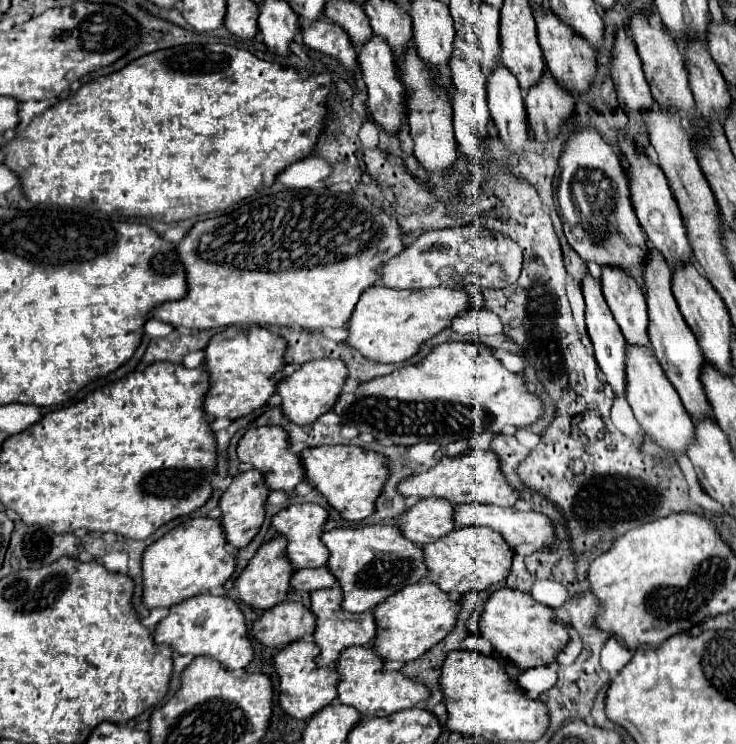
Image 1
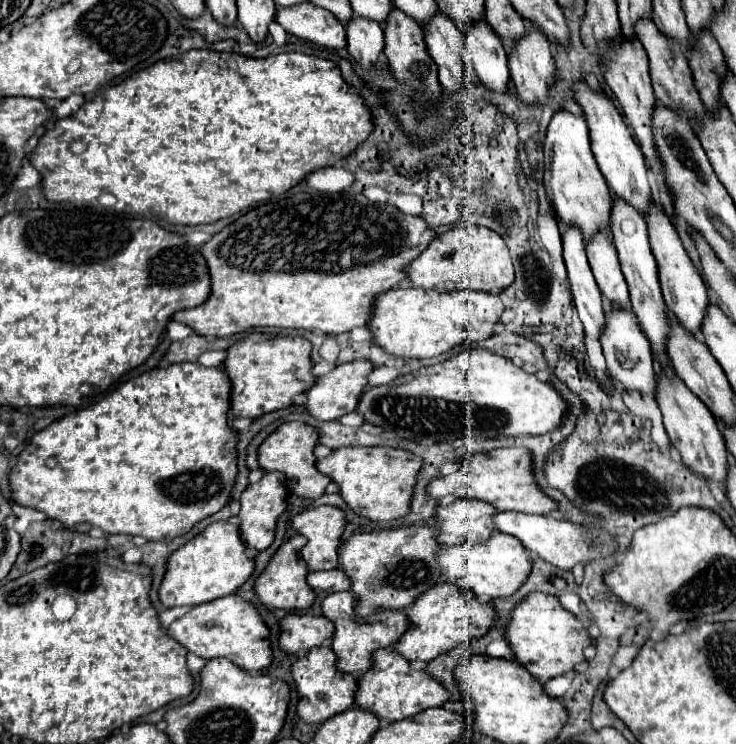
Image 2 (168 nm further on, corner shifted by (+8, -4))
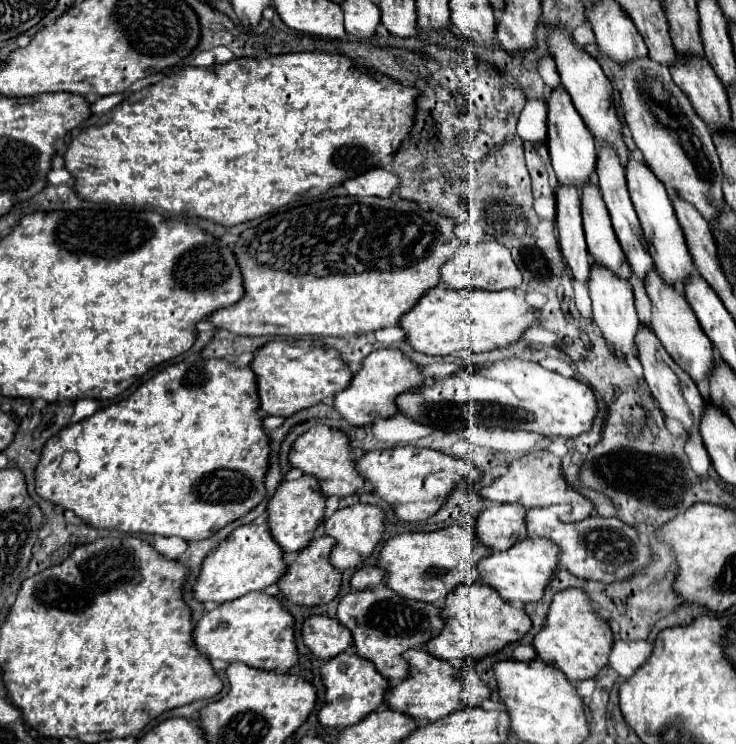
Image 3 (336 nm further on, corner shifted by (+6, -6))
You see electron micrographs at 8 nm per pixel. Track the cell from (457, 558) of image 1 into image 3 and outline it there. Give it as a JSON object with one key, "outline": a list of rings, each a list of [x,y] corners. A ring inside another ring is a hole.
{"outline":[[[524,539],[504,553],[492,553],[480,563],[480,581],[490,583],[498,593],[516,607],[530,601],[540,601],[544,589],[550,585],[554,571],[560,565],[560,547],[548,539]]]}

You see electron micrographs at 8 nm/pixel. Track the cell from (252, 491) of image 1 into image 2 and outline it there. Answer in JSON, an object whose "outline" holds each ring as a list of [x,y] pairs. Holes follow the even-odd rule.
{"outline":[[[264,473],[264,477],[258,483],[250,483],[242,491],[240,511],[236,517],[240,519],[240,531],[242,531],[240,537],[248,549],[262,551],[272,543],[276,519],[286,509],[286,493],[288,493],[286,485],[282,483],[282,475],[278,475],[278,473]]]}

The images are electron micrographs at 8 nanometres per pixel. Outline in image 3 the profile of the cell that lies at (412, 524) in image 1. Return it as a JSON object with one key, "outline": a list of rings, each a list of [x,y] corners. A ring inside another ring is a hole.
{"outline":[[[492,505],[484,509],[476,519],[478,539],[492,551],[506,551],[520,539],[526,539],[526,507],[512,505]]]}

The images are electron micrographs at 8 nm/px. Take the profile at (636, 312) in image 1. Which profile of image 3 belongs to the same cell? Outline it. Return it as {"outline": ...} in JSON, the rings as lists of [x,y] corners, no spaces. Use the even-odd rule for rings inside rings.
{"outline":[[[588,181],[582,187],[580,199],[582,199],[582,223],[584,223],[590,255],[594,257],[596,263],[612,269],[624,279],[630,279],[632,267],[628,265],[628,259],[624,257],[624,251],[620,249],[618,237],[612,229],[610,215],[598,185]]]}

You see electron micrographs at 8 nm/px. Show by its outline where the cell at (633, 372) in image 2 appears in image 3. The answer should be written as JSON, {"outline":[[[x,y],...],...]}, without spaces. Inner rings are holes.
{"outline":[[[592,263],[590,275],[588,275],[588,289],[590,289],[590,299],[592,299],[594,323],[598,325],[598,329],[606,337],[606,341],[616,351],[620,351],[622,355],[636,353],[634,335],[640,327],[640,321],[638,321],[638,315],[636,315],[636,309],[634,309],[634,295],[632,295],[630,281],[616,277],[616,273],[612,273],[610,269],[606,269],[598,263]]]}

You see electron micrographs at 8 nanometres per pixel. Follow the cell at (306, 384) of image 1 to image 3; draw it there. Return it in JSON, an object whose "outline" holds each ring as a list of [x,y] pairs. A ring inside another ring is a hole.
{"outline":[[[394,347],[376,349],[364,359],[364,365],[354,375],[350,387],[340,391],[340,395],[334,397],[334,407],[346,421],[354,425],[370,425],[374,421],[390,419],[398,415],[396,397],[400,393],[406,393],[412,387],[424,385],[424,381],[426,377],[422,373],[422,367],[416,365],[412,359],[408,359],[400,349],[394,349]]]}

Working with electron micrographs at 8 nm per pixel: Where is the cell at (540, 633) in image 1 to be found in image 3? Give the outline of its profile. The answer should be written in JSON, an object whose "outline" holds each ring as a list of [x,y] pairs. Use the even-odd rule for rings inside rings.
{"outline":[[[564,589],[554,595],[548,611],[548,621],[534,639],[538,655],[546,659],[548,665],[562,669],[572,683],[584,679],[594,679],[606,665],[614,645],[614,631],[608,619],[600,617],[592,607],[590,597],[582,589]]]}

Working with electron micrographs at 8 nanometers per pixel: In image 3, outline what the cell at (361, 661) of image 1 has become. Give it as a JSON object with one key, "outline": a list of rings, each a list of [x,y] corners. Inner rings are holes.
{"outline":[[[412,649],[404,653],[404,659],[408,659],[408,663],[412,665],[412,677],[390,687],[386,703],[390,709],[402,711],[414,717],[418,723],[432,723],[458,709],[478,707],[480,703],[490,699],[490,687],[478,677],[474,669],[452,667],[448,665],[448,661],[442,661],[424,649]],[[416,713],[436,713],[436,715],[416,715]]]}

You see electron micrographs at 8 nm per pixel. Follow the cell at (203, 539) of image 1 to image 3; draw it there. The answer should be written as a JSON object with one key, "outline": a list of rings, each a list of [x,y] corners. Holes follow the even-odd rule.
{"outline":[[[250,523],[238,527],[226,541],[218,545],[202,563],[202,573],[196,583],[198,601],[234,601],[250,591],[264,591],[268,585],[278,583],[286,573],[284,551],[274,541],[266,523]]]}

